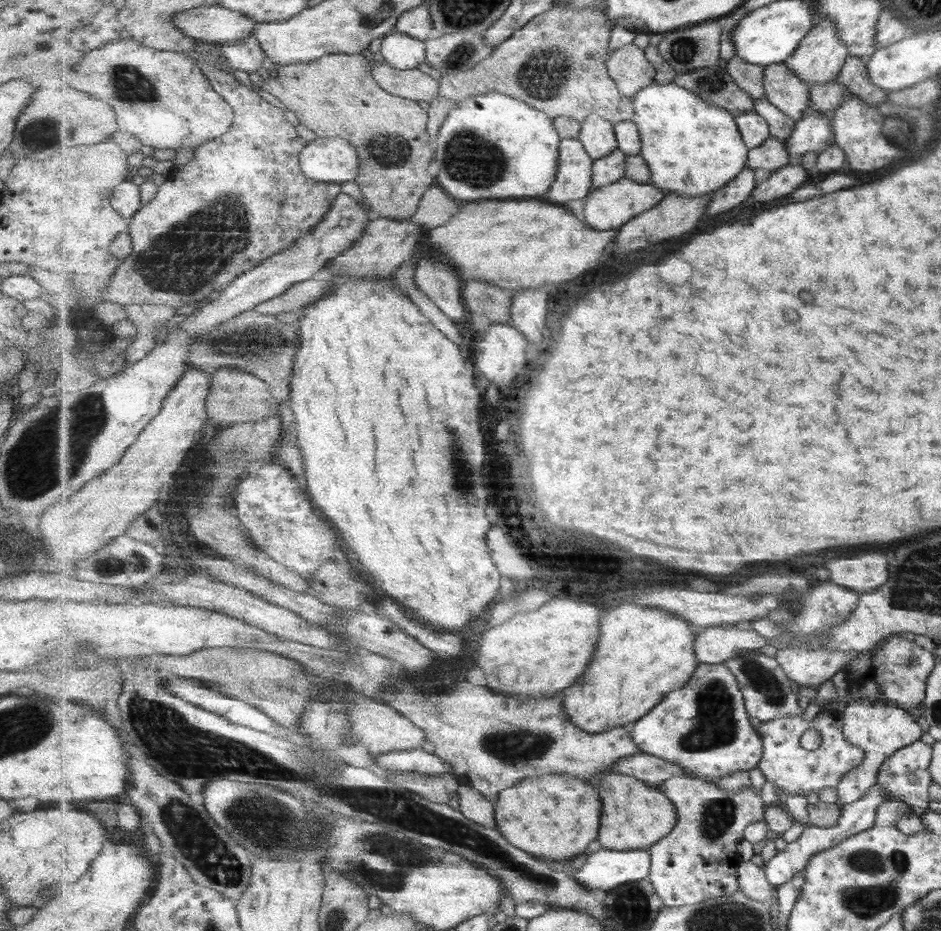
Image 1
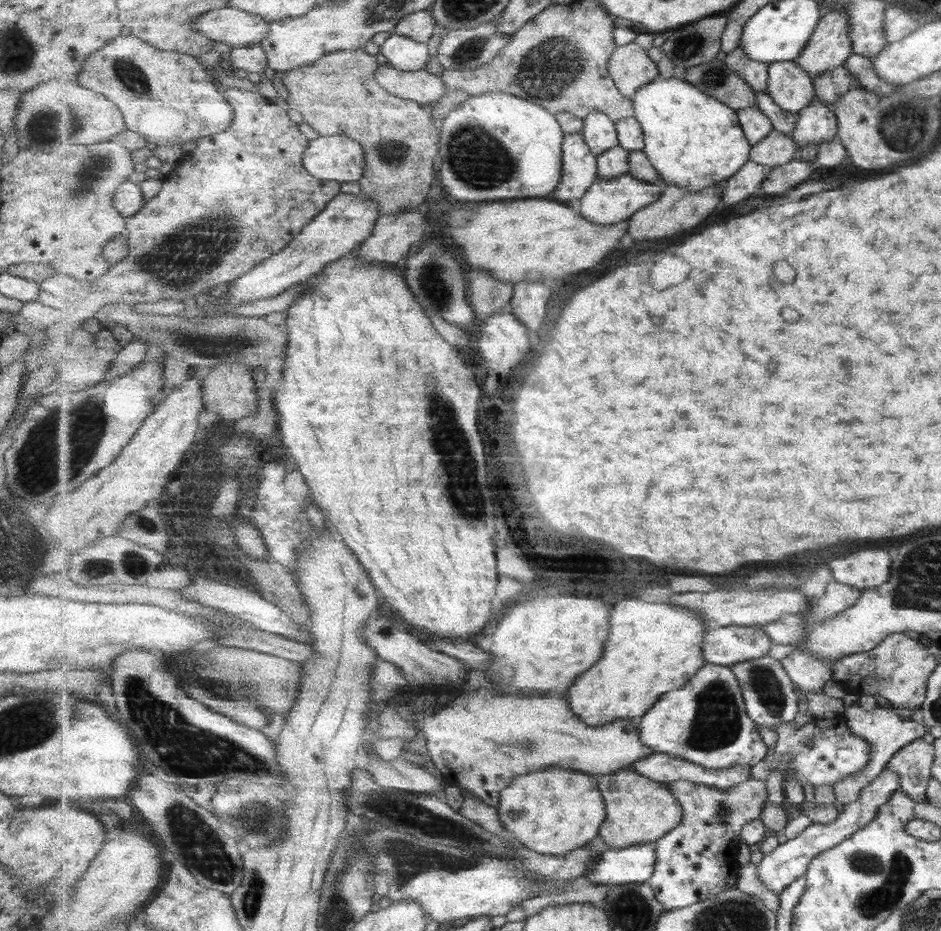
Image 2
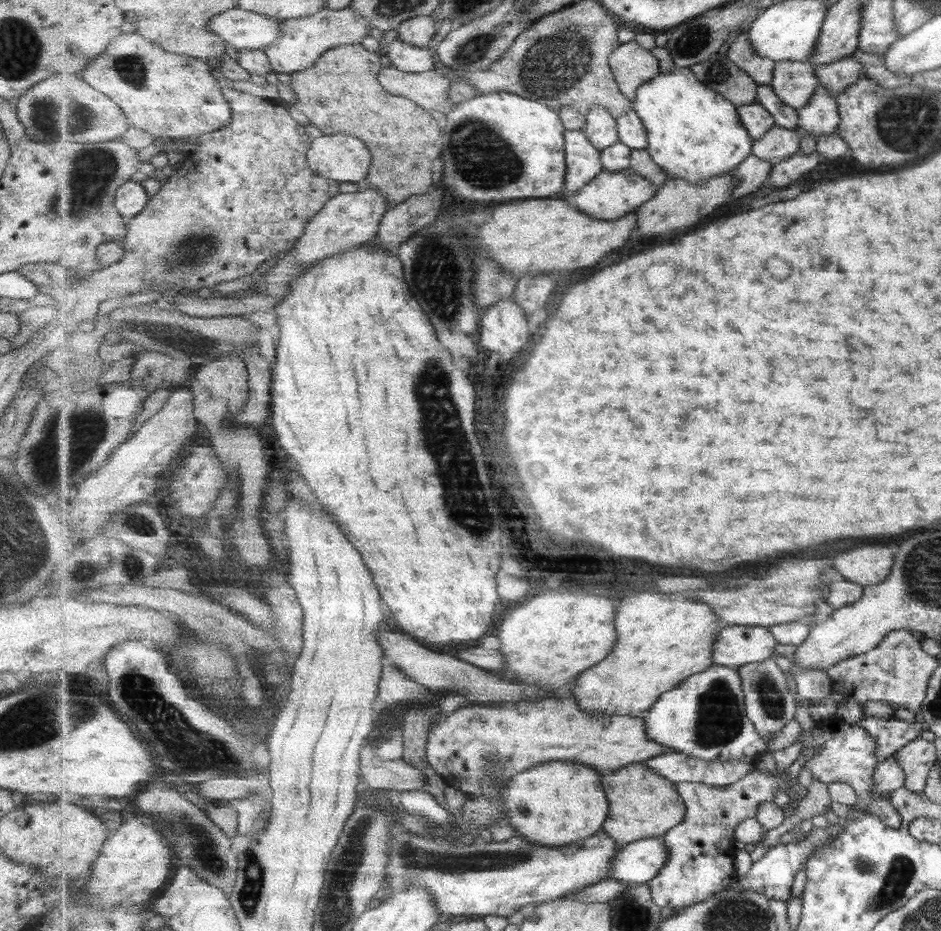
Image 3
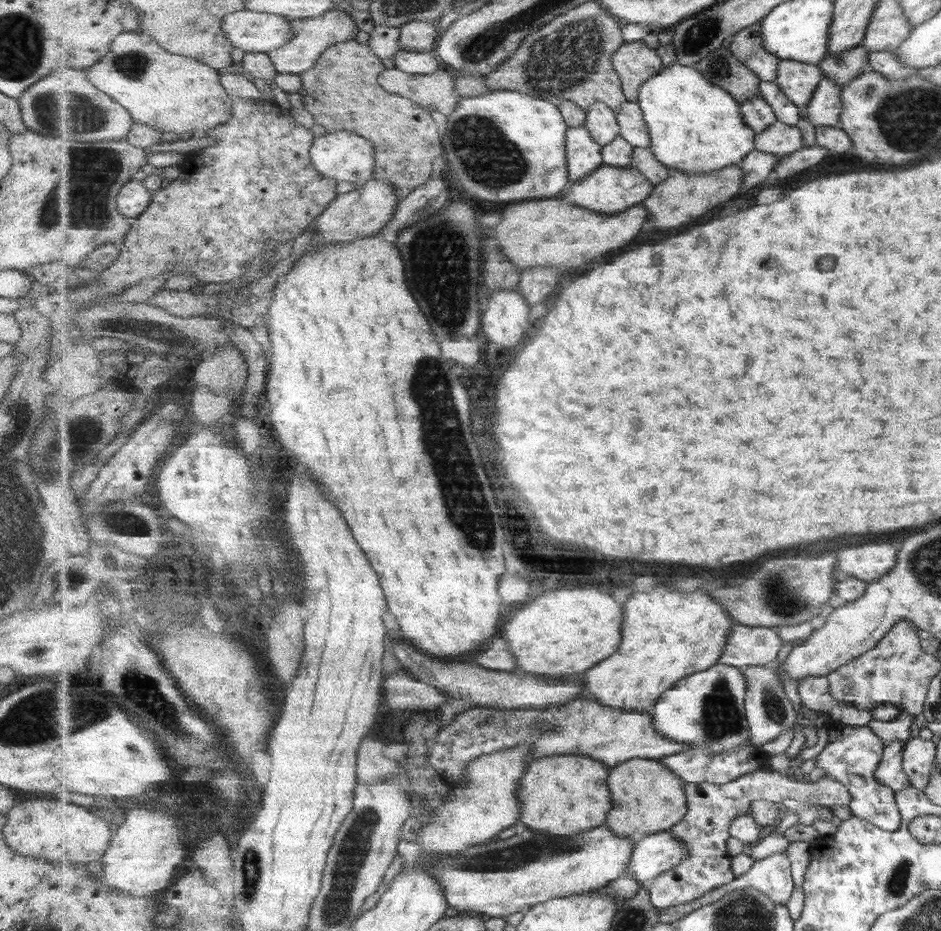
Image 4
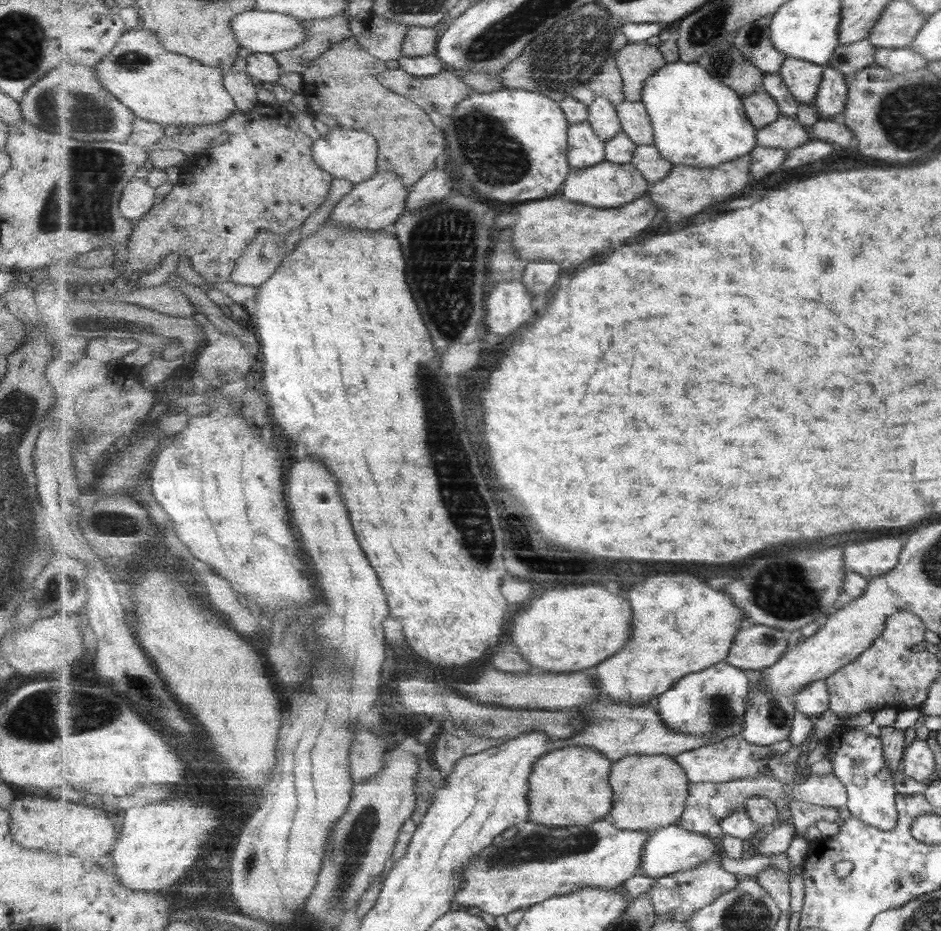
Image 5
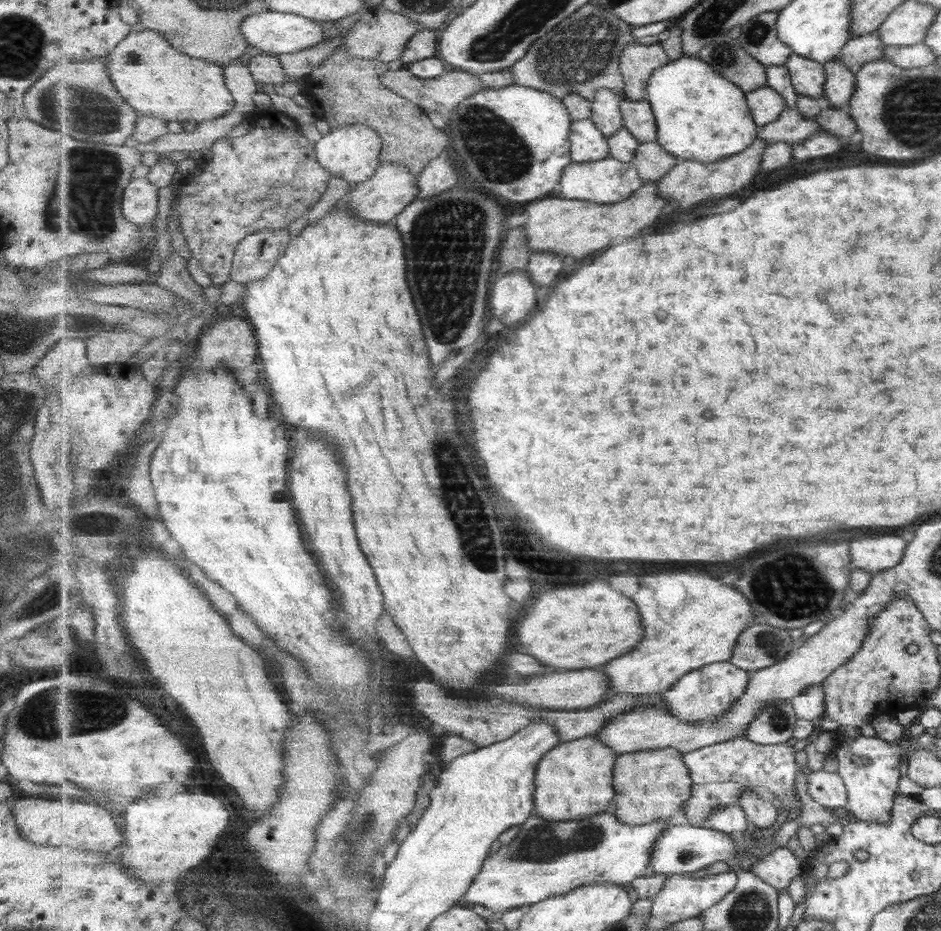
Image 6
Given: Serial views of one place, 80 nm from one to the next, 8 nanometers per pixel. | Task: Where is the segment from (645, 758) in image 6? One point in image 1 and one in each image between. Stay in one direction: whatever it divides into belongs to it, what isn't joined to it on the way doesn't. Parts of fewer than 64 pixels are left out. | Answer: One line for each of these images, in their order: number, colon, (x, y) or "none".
1: (636, 815)
2: (640, 810)
3: (644, 804)
4: (648, 798)
5: (651, 792)

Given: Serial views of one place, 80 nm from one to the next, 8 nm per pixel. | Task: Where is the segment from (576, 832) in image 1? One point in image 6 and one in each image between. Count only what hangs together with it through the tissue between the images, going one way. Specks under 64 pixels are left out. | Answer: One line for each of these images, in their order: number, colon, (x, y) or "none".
2: (554, 811)
3: (555, 804)
4: (564, 795)
5: (571, 786)
6: (575, 780)

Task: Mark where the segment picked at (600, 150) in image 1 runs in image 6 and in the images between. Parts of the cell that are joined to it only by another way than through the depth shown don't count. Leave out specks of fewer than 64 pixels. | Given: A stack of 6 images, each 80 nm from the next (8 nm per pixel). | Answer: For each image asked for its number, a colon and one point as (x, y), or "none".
2: (600, 132)
3: (601, 126)
4: (601, 120)
5: (603, 116)
6: (606, 107)

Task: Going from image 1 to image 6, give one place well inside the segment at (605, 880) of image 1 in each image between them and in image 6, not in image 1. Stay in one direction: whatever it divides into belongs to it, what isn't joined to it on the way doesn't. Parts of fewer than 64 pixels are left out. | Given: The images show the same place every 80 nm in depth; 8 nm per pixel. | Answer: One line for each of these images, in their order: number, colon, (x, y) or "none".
2: (635, 864)
3: (639, 862)
4: (654, 855)
5: (672, 849)
6: (682, 849)

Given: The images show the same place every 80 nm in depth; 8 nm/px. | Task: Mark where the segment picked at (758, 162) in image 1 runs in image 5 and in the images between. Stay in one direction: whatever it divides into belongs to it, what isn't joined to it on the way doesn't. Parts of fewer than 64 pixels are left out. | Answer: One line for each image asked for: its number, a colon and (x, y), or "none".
2: (776, 149)
3: (778, 144)
4: (780, 139)
5: (787, 133)

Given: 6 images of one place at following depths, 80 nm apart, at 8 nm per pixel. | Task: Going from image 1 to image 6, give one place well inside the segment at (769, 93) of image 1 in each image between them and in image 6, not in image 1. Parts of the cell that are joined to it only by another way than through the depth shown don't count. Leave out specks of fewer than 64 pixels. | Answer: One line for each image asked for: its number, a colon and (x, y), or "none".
2: (793, 88)
3: (795, 82)
4: (798, 80)
5: (803, 78)
6: (808, 76)

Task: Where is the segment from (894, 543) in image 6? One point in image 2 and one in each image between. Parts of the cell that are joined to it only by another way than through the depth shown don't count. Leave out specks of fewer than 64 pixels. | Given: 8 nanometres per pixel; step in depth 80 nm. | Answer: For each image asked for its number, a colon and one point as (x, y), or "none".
2: (863, 569)
3: (869, 565)
4: (869, 562)
5: (870, 559)

